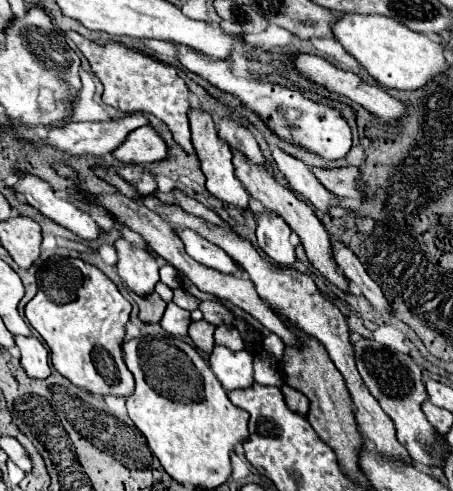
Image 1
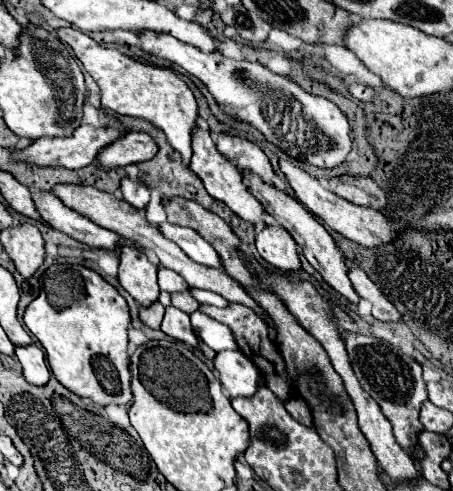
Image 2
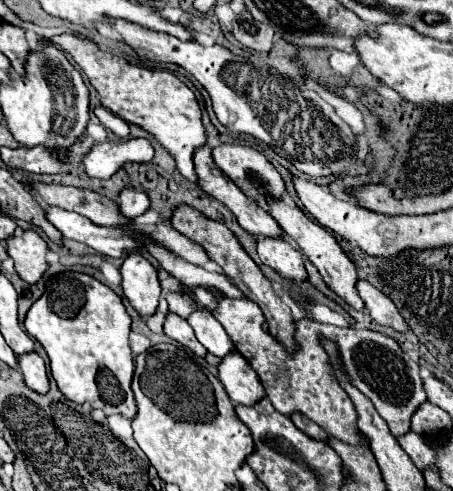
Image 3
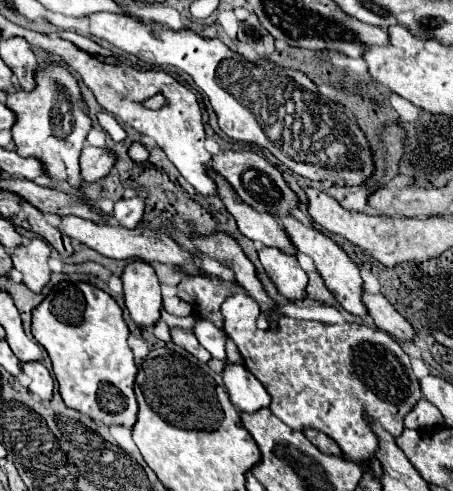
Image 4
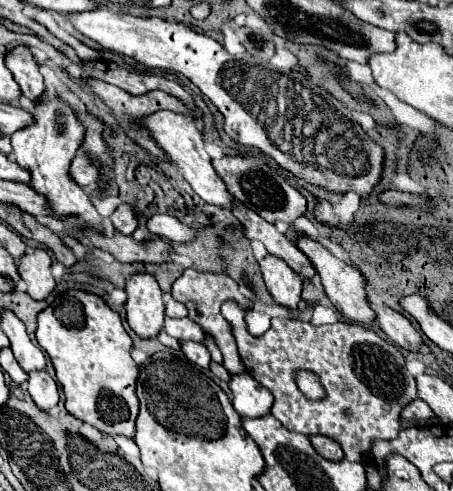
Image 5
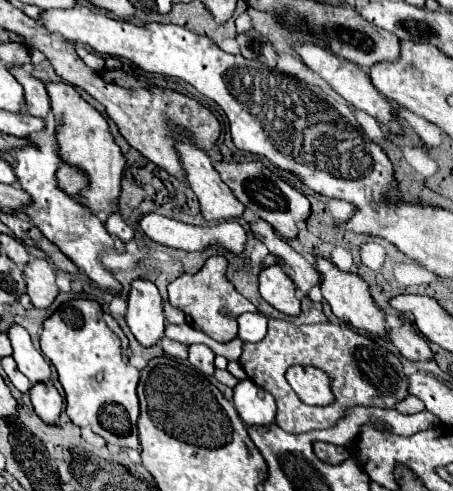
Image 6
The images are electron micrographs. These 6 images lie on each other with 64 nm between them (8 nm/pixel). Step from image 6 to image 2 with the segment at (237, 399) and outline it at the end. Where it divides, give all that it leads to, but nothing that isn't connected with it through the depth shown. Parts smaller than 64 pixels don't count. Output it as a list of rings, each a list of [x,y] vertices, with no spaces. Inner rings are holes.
[[[240,350],[218,352],[214,368],[230,398],[252,398],[260,388],[260,372]]]

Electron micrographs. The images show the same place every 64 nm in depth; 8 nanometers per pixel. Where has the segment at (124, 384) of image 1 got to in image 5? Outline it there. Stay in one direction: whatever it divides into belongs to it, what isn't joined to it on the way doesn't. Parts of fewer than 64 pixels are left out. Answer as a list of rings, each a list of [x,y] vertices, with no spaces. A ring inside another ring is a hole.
[[[68,290],[60,294],[50,308],[40,312],[36,340],[54,364],[56,378],[66,396],[66,410],[106,436],[134,438],[134,422],[138,416],[134,388],[138,368],[130,358],[132,340],[120,316],[98,296]]]

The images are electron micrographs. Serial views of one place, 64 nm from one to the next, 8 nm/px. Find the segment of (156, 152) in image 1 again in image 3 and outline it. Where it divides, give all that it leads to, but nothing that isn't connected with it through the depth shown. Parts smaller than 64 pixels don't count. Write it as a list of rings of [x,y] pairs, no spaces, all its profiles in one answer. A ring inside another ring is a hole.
[[[146,138],[114,140],[94,146],[84,156],[84,172],[90,178],[110,178],[124,162],[150,162],[154,150]]]

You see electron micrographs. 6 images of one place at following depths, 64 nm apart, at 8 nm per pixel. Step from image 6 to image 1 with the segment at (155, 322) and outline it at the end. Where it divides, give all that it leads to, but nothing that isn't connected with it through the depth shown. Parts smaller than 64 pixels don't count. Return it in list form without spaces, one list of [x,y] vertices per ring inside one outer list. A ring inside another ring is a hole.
[[[120,238],[116,242],[116,250],[118,250],[118,276],[122,278],[122,282],[138,296],[146,298],[154,292],[156,284],[158,284],[158,262],[154,256],[146,254],[140,248],[134,248],[128,240]]]

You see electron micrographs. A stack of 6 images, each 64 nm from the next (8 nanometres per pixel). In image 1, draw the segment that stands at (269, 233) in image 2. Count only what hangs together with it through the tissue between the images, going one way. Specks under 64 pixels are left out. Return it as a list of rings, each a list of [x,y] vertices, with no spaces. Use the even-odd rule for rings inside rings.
[[[272,214],[272,218],[258,216],[256,228],[258,248],[278,266],[292,266],[296,262],[296,248],[290,244],[290,228]]]

